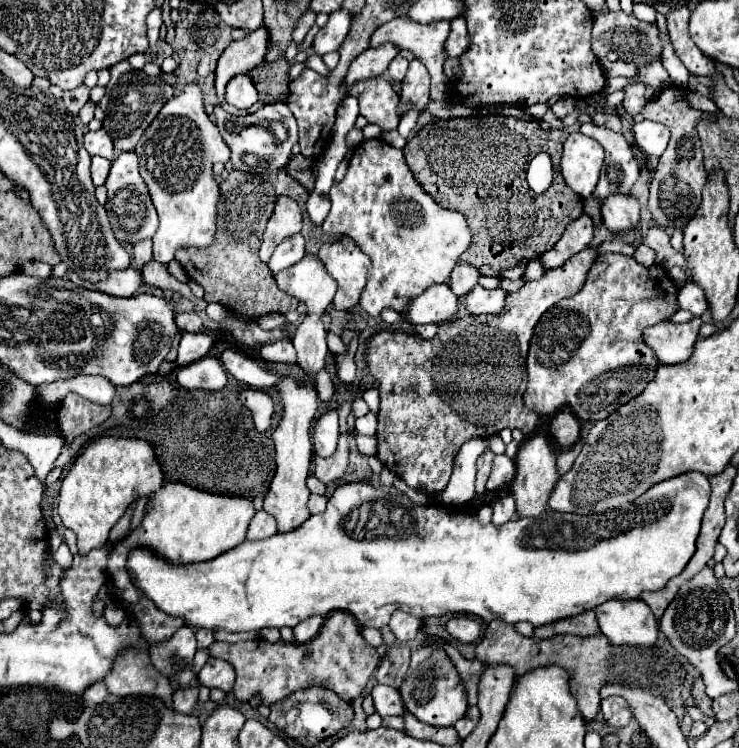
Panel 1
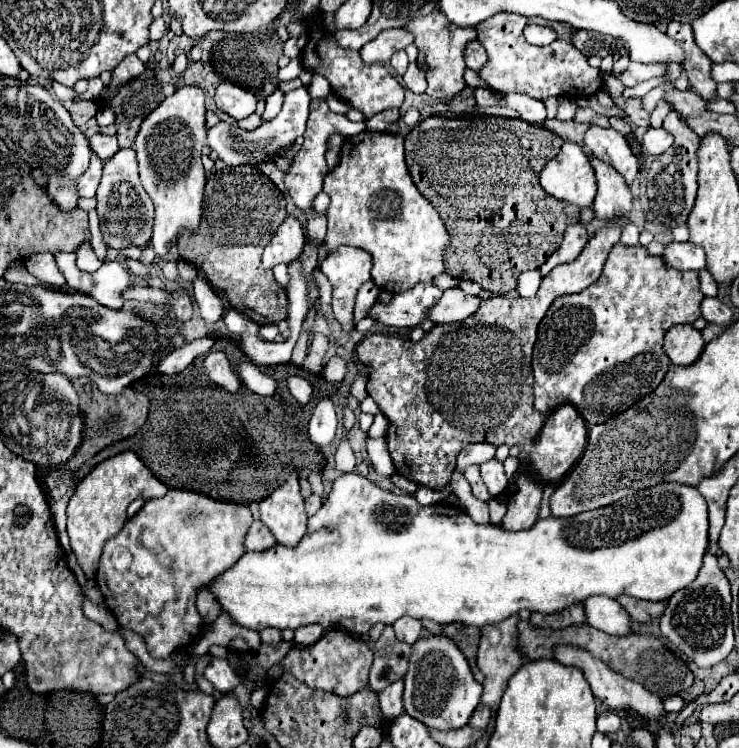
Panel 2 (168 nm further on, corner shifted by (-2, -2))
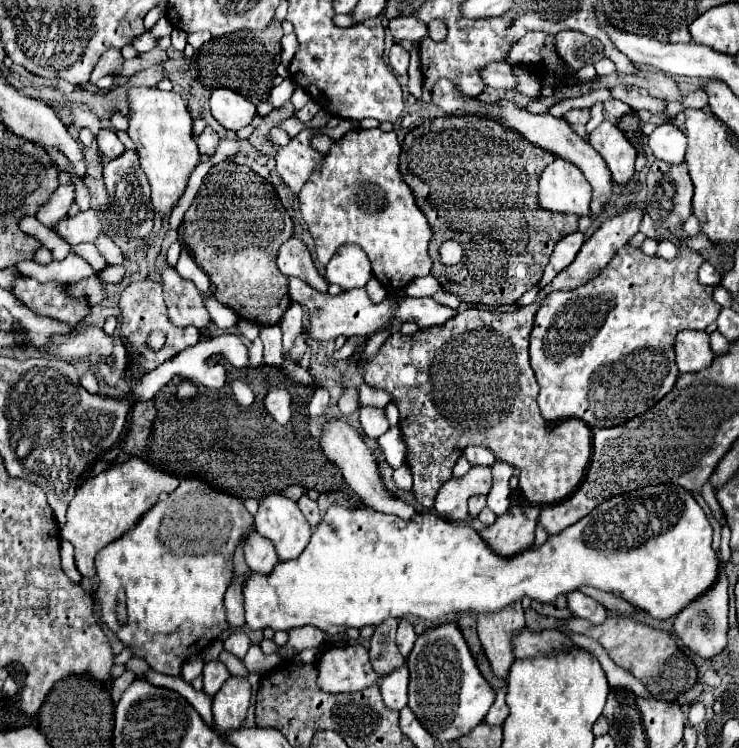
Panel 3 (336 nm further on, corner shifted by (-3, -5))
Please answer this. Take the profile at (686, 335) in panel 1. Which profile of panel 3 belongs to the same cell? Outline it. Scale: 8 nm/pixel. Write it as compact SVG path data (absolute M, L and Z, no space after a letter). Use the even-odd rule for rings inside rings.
M701 330L679 332L675 340L675 354L677 354L677 368L681 374L699 372L707 368L715 358L709 346L709 336L707 332Z

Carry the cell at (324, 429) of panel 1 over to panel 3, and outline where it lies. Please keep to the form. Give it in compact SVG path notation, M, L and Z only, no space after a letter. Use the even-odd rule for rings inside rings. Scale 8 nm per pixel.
M317 388L311 402L309 402L309 416L311 418L323 418L329 406L329 392L325 388Z

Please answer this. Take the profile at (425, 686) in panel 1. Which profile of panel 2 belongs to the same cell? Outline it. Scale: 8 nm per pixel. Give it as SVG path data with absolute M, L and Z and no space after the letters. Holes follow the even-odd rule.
M430 635L412 645L412 655L406 671L404 709L408 715L424 723L428 729L460 729L468 725L474 709L480 703L482 685L474 679L470 665L458 645L446 635Z

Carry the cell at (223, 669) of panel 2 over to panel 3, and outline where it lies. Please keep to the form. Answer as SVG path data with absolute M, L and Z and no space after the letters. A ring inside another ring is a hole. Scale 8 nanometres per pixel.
M219 660L205 664L205 668L203 668L203 690L205 690L205 694L215 696L221 690L221 686L227 682L229 676L231 676L229 670Z

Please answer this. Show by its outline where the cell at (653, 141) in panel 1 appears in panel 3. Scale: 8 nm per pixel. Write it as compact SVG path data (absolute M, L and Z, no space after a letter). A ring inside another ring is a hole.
M663 124L663 126L657 126L655 132L649 136L649 148L653 150L657 160L683 162L687 138L673 124Z

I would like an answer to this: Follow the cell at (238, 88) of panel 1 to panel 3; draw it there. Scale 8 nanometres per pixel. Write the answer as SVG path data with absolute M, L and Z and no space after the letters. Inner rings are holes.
M215 88L211 94L211 114L227 130L239 130L251 124L255 116L255 104L233 90Z

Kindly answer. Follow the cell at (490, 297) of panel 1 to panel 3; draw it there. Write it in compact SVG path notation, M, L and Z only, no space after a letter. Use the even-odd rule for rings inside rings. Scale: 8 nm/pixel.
M405 296L401 302L401 310L397 310L397 320L415 322L421 330L431 326L443 326L447 320L455 318L457 310L437 304L433 298L411 298Z

